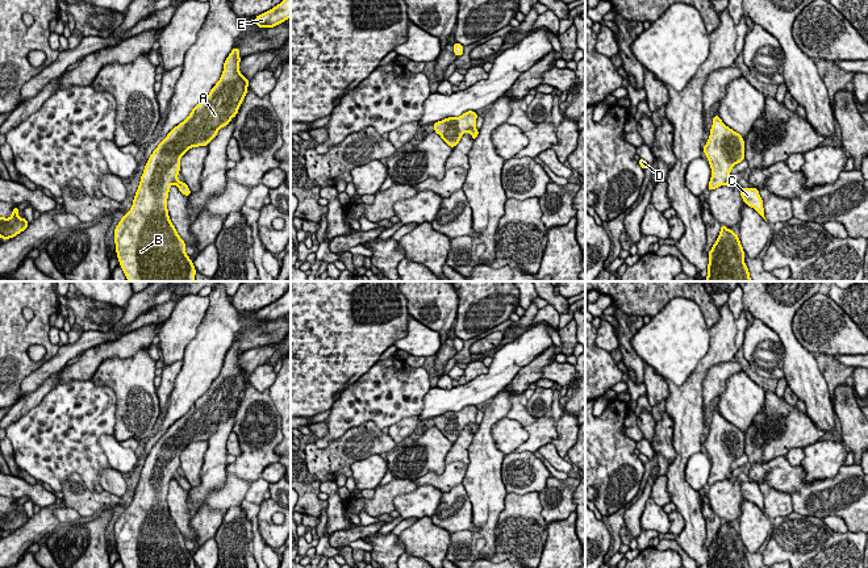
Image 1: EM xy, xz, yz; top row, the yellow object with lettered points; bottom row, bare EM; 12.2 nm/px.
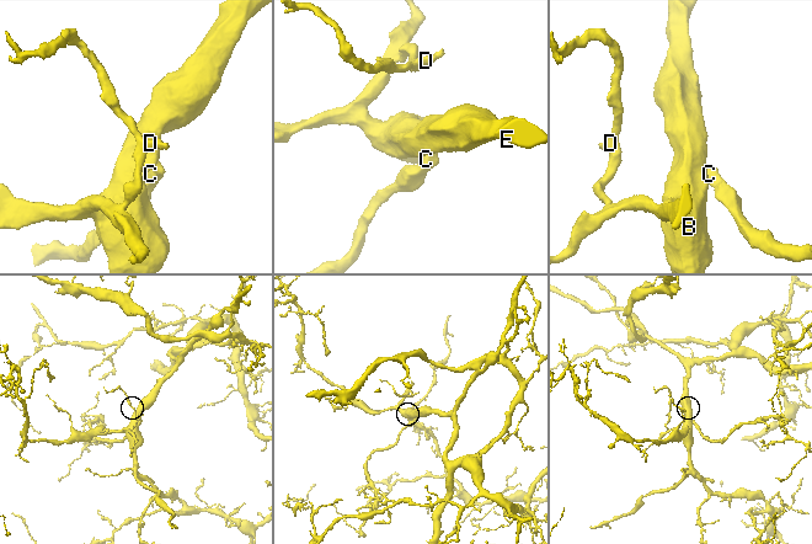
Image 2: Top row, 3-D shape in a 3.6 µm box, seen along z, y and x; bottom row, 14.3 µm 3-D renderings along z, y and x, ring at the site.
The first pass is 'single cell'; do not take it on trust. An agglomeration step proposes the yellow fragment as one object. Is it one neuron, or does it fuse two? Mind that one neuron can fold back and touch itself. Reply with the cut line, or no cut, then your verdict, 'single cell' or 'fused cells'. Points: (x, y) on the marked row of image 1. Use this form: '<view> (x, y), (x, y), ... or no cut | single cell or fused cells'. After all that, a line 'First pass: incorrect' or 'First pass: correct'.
no cut | single cell
First pass: correct

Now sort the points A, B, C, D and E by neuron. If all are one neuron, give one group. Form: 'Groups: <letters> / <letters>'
Groups: A B C D E

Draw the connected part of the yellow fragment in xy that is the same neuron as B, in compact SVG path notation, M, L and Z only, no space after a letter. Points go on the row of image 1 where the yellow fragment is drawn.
M234 47L209 95L167 134L146 162L133 205L114 229L116 252L128 281L195 281L193 262L168 216L168 192L175 184L184 196L192 193L188 185L178 179L180 158L192 147L208 146L218 130L237 116L250 82L239 72L241 60L239 49Z

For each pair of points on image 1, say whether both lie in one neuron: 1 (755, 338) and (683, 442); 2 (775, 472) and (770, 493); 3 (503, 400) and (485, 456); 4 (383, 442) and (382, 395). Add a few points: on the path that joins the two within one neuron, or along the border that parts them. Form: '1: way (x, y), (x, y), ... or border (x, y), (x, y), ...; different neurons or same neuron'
1: border (748, 326), (741, 346); different neurons
2: border (766, 481), (789, 496), (792, 510); different neurons
3: way (492, 414), (485, 425), (485, 442); same neuron
4: border (350, 429), (366, 422), (374, 422), (382, 429); different neurons

